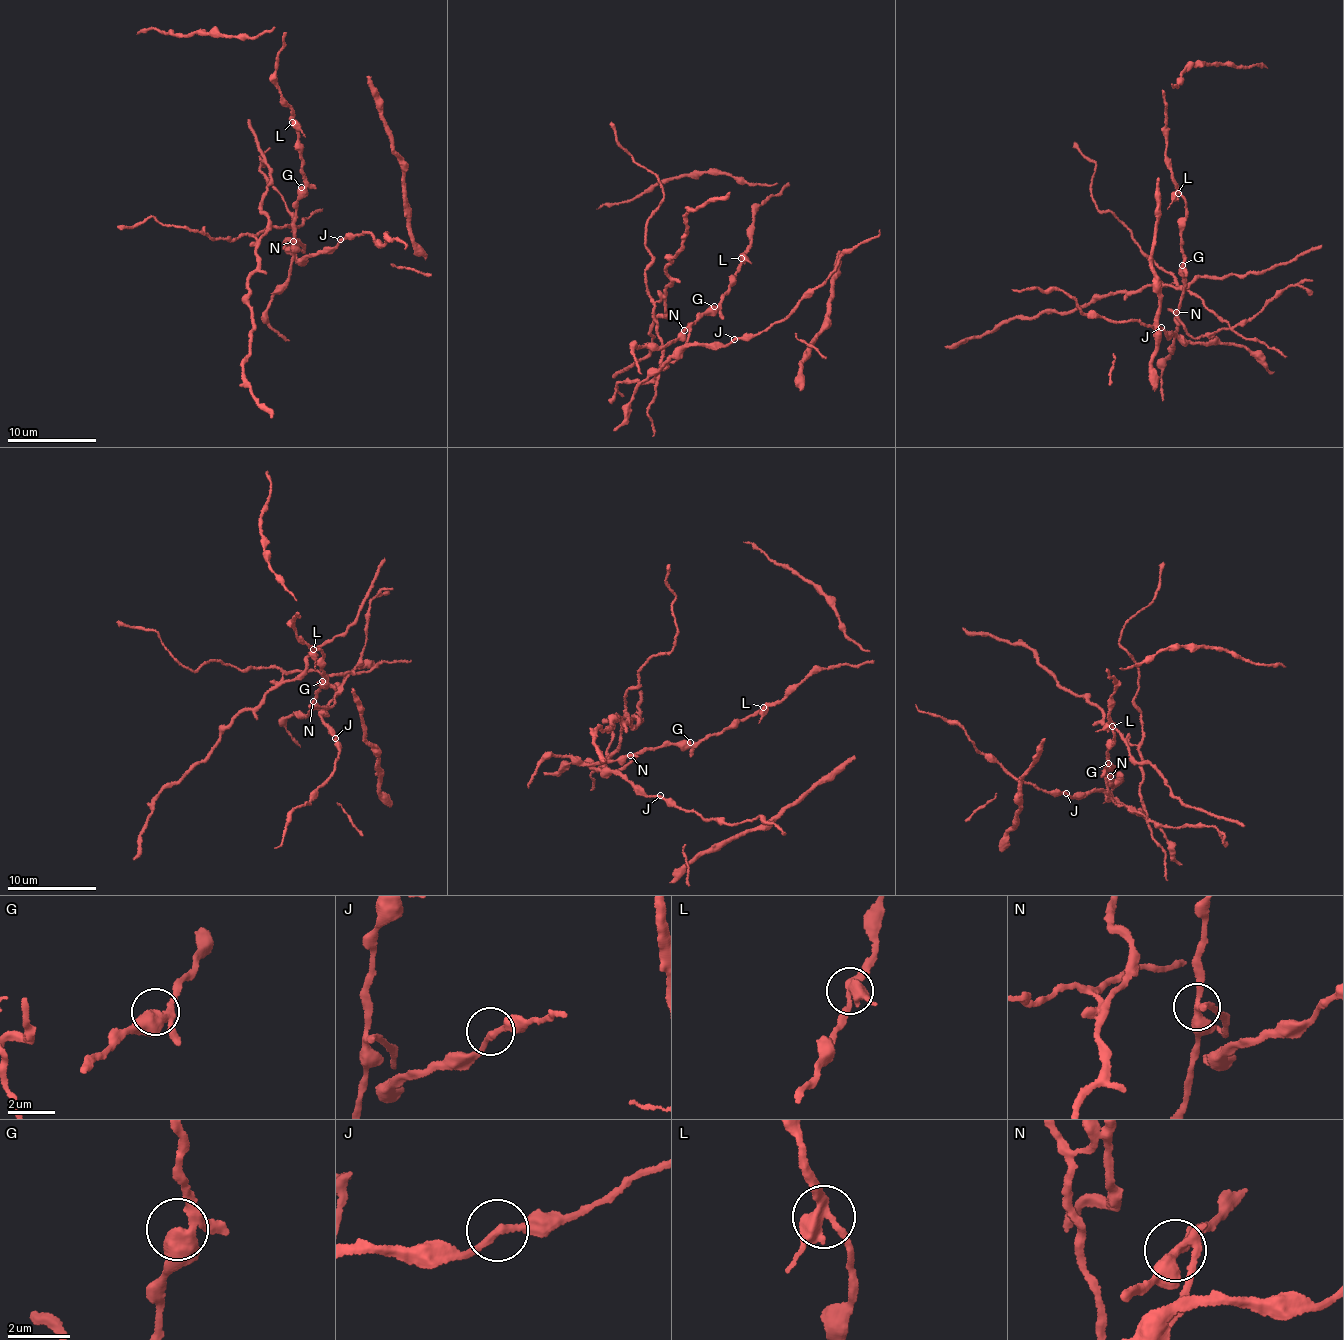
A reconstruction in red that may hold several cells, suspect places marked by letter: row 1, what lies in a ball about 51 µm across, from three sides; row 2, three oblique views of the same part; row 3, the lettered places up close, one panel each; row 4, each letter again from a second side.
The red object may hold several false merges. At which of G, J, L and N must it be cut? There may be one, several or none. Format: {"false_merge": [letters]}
{"false_merge": ["N"]}

